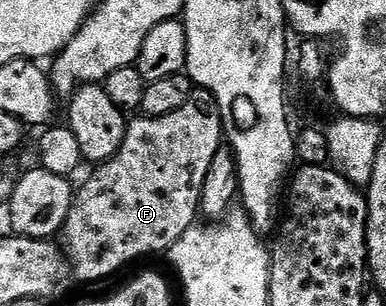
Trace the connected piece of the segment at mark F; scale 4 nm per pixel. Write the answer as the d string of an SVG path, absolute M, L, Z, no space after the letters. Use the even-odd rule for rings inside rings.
M193 90L190 101L174 113L166 113L166 117L146 115L133 118L116 156L99 164L93 170L96 172L75 192L62 232L65 243L62 254L70 268L70 275L72 271L73 277L82 282L96 283L143 255L171 252L182 233L197 222L202 184L206 181L206 173L210 173L214 153L218 153L225 139L218 101L208 91Z

